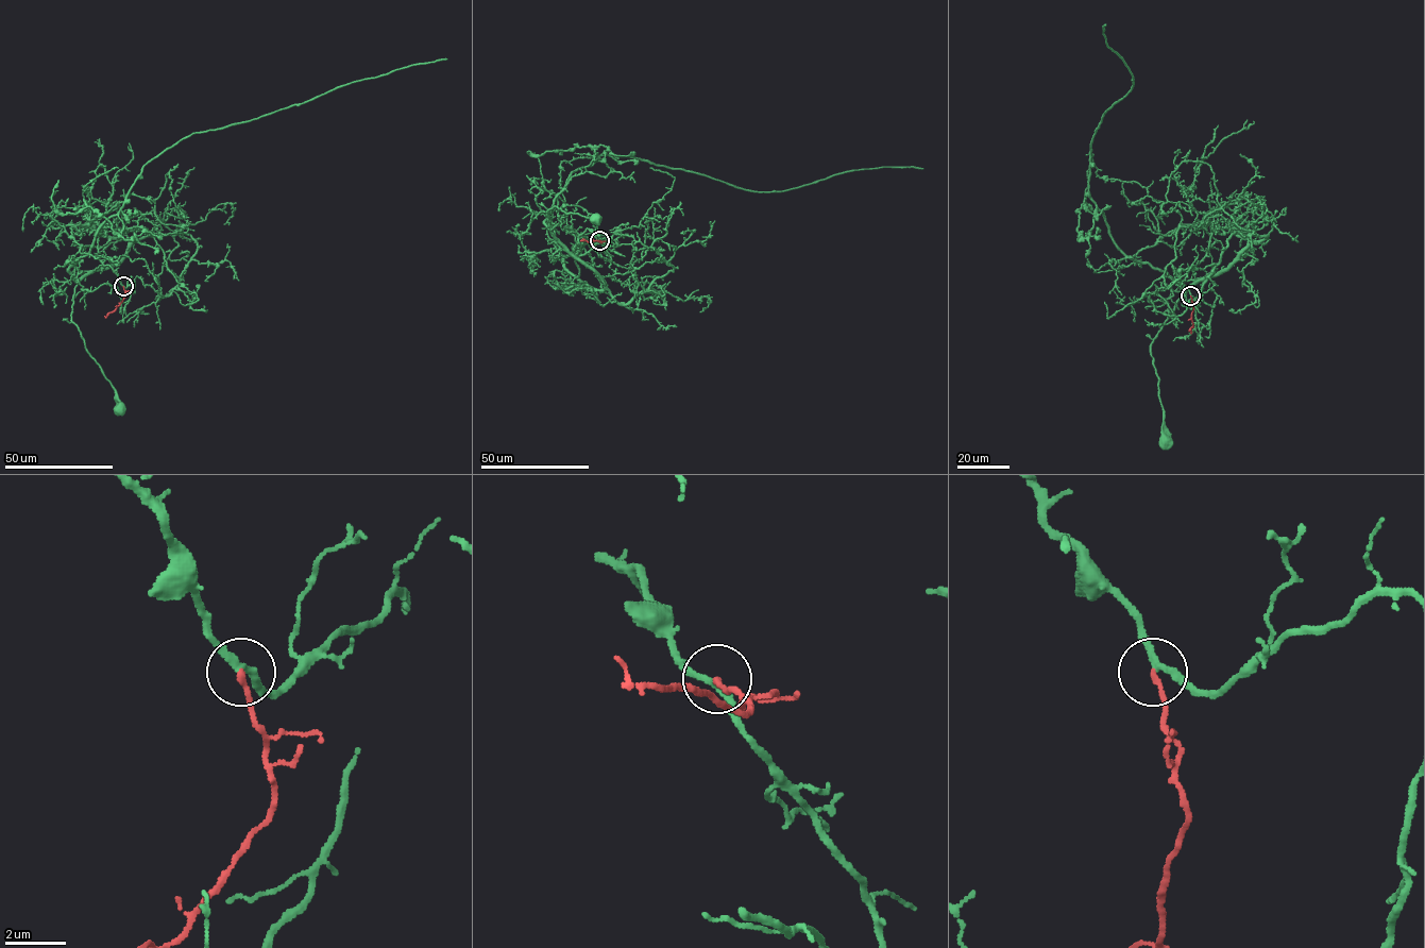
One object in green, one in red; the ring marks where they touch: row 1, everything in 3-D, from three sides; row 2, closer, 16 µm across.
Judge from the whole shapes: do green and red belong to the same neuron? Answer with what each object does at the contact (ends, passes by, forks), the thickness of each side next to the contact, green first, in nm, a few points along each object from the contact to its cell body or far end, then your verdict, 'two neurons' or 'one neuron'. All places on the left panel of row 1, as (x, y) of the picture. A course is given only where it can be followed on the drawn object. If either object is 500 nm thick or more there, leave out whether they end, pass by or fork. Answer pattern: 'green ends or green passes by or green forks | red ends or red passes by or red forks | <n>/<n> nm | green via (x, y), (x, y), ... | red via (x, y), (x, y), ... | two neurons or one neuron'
green passes by | red ends | 220/170 nm | green via (122, 286), (98, 256), (101, 225), (90, 222), (129, 241), (117, 264), (81, 280), (71, 317), (119, 409) | red via (123, 286), (124, 298), (104, 316) | one neuron

